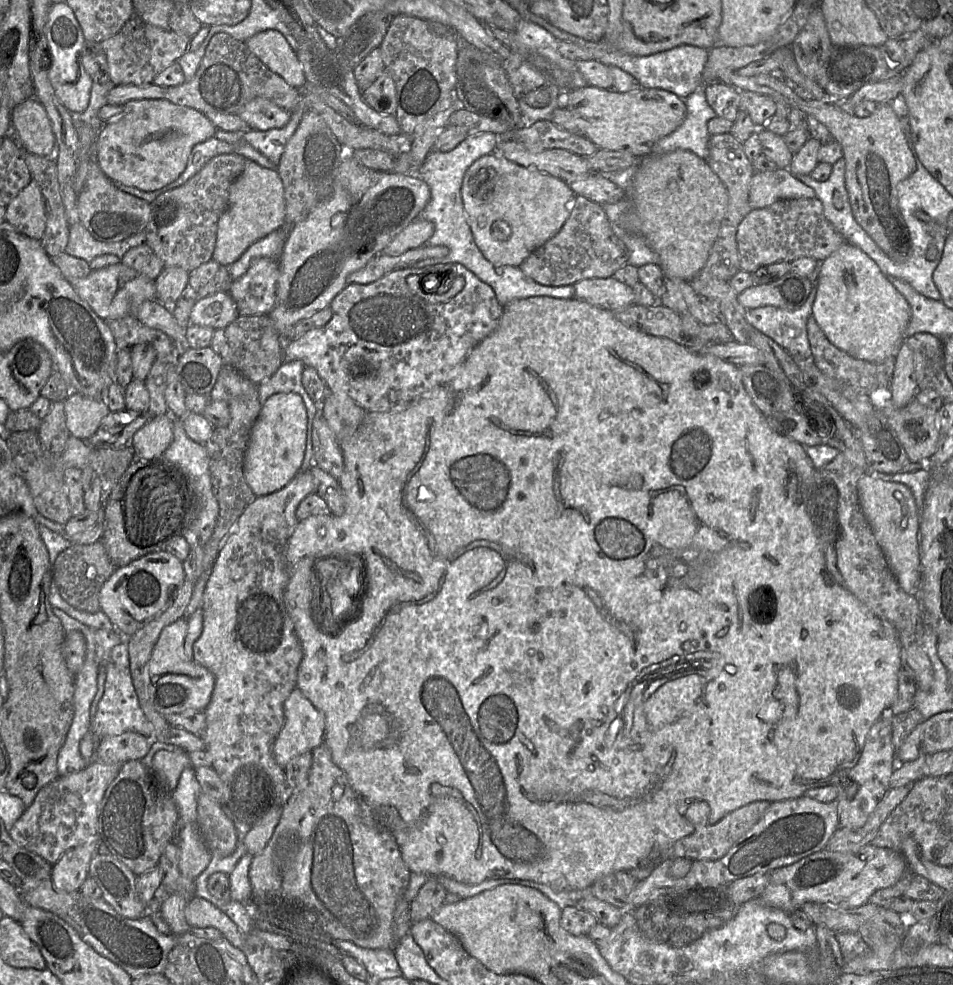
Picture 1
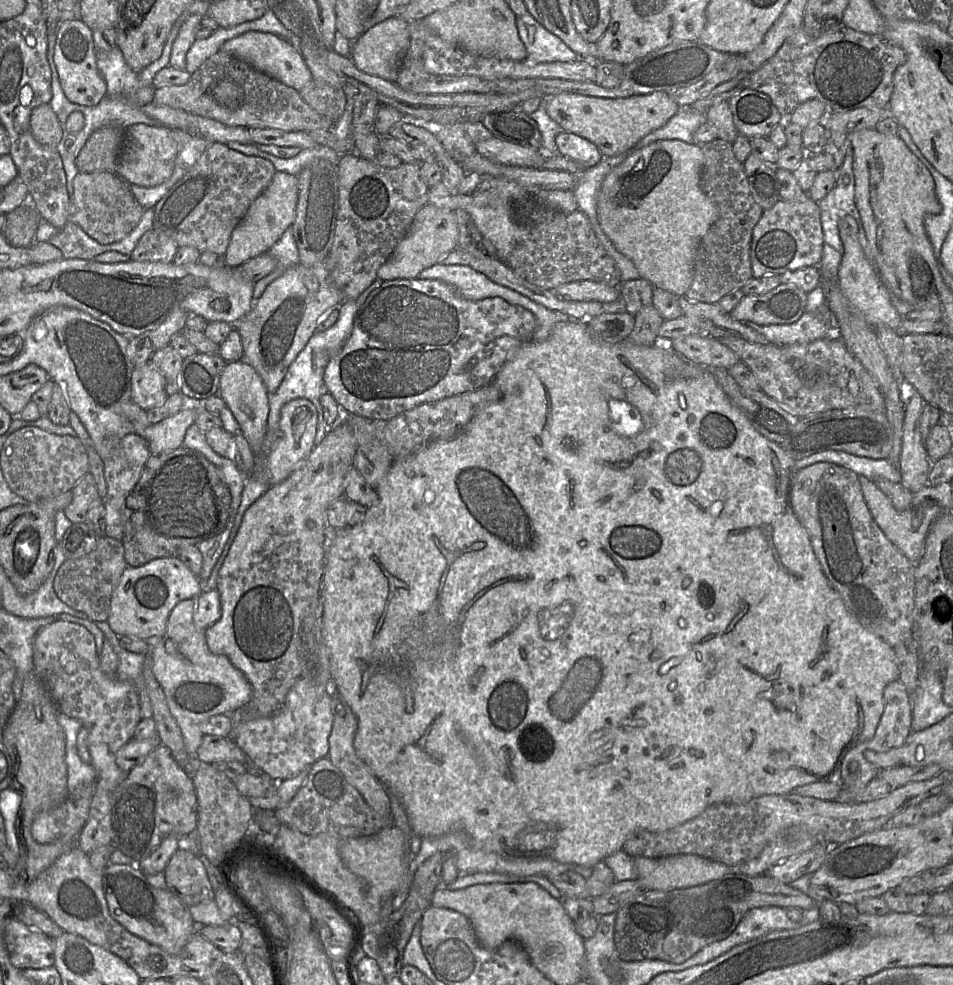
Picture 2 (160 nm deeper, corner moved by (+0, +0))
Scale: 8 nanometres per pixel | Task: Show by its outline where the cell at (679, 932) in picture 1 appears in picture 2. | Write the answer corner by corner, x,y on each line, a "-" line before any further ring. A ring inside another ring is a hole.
731,872
706,884
674,890
641,891
616,912
614,945
618,957
625,961
657,959
674,964
683,963
705,946
723,940
737,927
751,909
763,906
808,910
818,903
807,894
766,874
748,876

